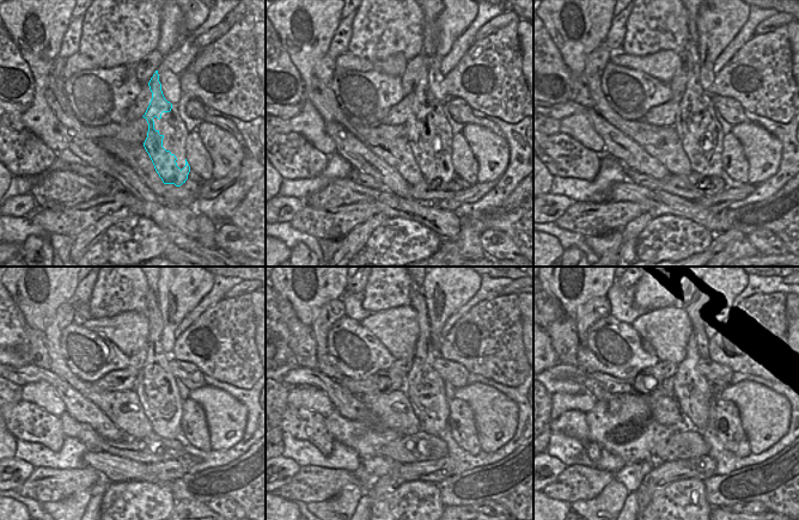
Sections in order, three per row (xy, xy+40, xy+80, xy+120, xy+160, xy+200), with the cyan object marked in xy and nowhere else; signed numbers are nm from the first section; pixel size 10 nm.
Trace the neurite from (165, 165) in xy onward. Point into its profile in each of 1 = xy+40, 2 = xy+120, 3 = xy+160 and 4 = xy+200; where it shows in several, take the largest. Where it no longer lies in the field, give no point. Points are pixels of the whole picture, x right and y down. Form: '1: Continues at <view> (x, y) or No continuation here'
1: Continues at xy+40 (432, 166)
2: Continues at xy+120 (156, 369)
3: Continues at xy+160 (421, 372)
4: Continues at xy+200 (693, 409)

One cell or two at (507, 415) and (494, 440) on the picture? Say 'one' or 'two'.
one

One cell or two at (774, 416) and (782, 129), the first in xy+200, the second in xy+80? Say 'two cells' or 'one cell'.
two cells

